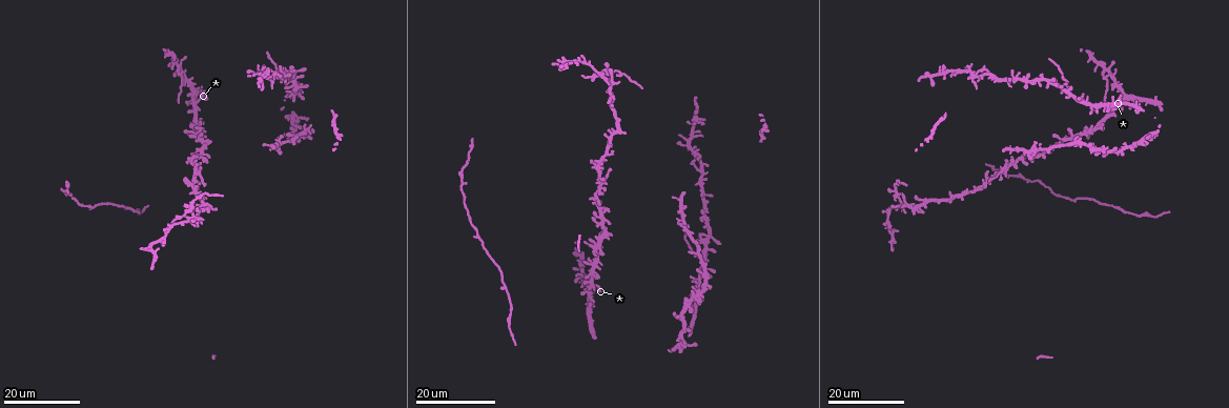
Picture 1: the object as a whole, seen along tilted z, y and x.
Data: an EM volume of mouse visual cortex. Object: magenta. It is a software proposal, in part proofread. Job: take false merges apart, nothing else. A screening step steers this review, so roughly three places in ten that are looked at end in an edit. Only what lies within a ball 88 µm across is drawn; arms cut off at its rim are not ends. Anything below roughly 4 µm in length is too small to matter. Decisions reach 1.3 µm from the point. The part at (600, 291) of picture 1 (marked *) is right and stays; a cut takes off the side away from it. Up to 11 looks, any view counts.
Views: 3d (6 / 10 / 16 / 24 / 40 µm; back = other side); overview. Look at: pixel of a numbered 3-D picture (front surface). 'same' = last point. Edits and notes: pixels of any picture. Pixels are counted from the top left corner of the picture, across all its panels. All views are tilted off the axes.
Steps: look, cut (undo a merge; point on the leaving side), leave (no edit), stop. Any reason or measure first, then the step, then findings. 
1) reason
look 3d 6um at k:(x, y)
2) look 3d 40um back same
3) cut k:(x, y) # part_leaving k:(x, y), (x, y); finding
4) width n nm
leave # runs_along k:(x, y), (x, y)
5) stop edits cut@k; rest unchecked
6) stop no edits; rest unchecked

look 3d 24um at 1:(181, 74)

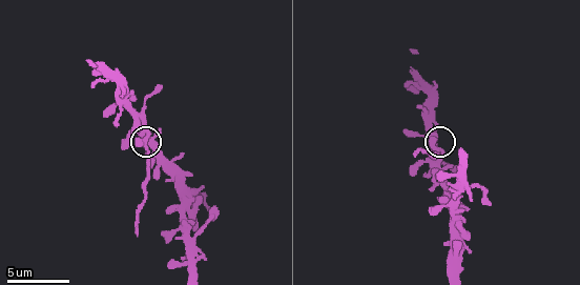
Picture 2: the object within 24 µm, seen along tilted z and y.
look 3d 10um at 2:(433, 148)

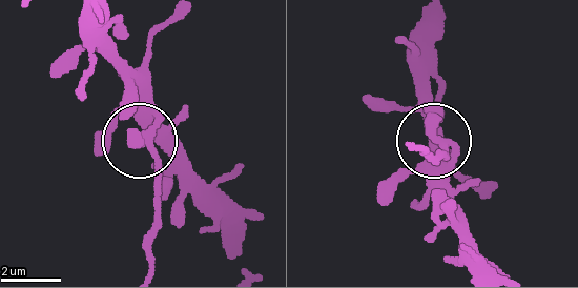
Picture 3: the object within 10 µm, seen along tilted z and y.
arms 3
cut 3:(445, 157) # part_leaving 3:(153, 142), (152, 268); a second cell is stuck on

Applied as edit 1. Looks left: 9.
look overview

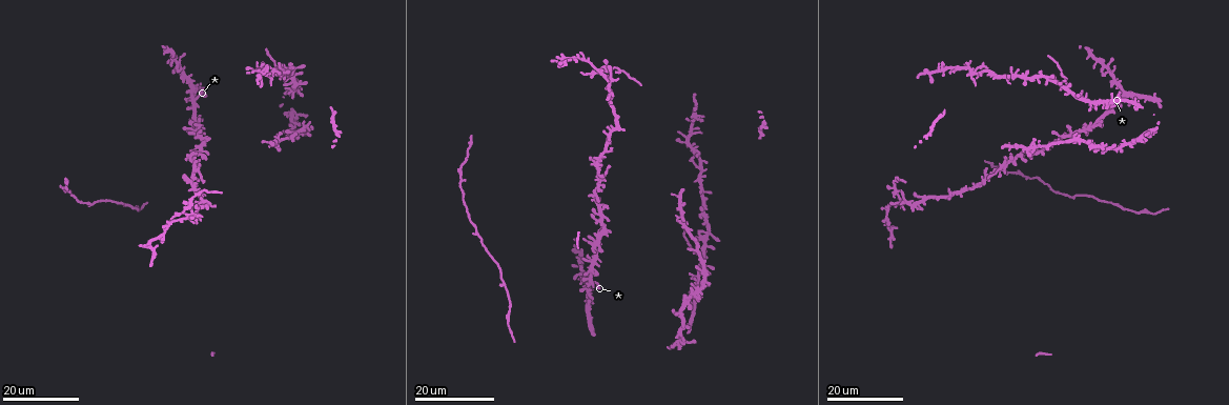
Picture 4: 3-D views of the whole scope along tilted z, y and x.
four or more arms meet
look 3d 16um at 4:(194, 170)

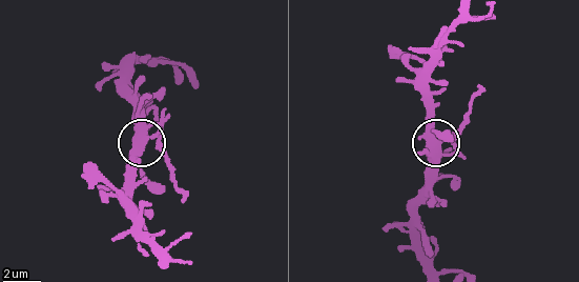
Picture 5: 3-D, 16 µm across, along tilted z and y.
look 3d 10um at 5:(439, 142)

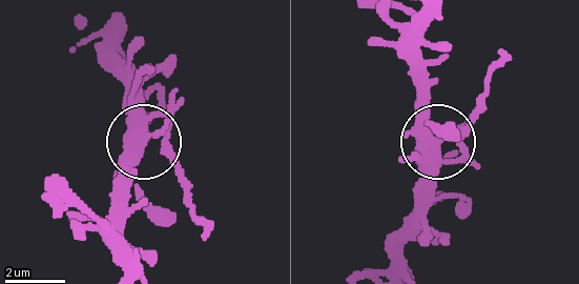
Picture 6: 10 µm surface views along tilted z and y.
cut 6:(165, 153) # part_leaving 6:(446, 163), (461, 151), (461, 129), (498, 49); two cells meet here

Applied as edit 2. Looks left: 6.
redraw
look overview

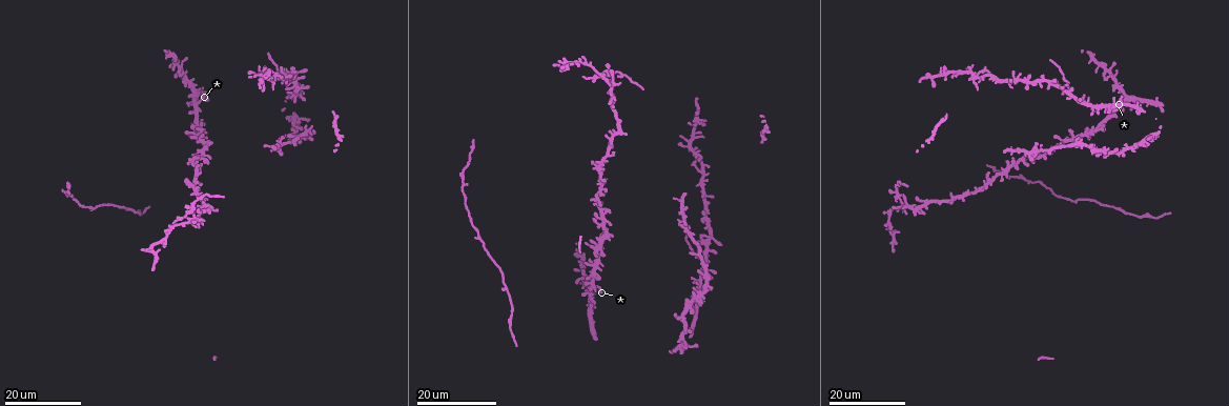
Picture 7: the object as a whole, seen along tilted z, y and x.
four or more arms meet
look 3d 24um at 7:(958, 73)

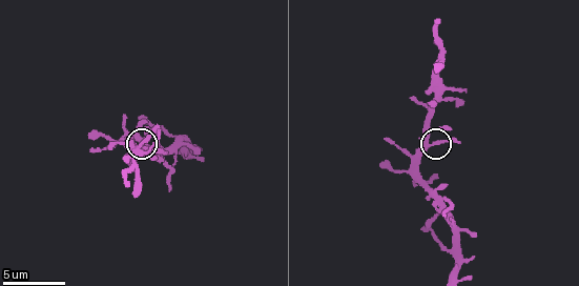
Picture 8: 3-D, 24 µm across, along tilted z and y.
look 3d 6um at 8:(429, 146)

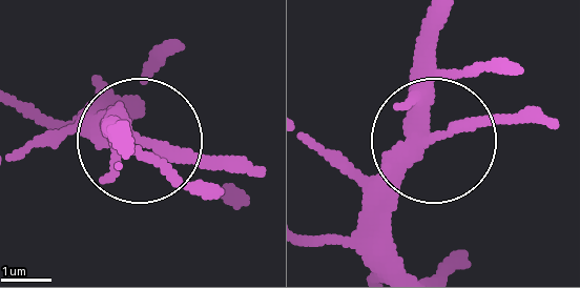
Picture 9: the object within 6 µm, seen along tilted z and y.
side_arm 32 um
leave # runs_along 9:(405, 268), (392, 193), (429, 144), (499, 122), (557, 123); all the same cell

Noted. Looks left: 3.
three arms meet
look 3d 16um at 7:(964, 200)

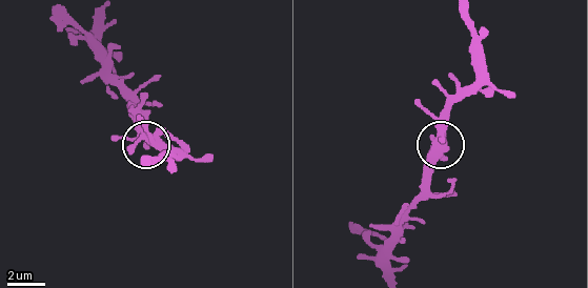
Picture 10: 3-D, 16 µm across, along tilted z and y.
look 3d 10um at 10:(442, 137)

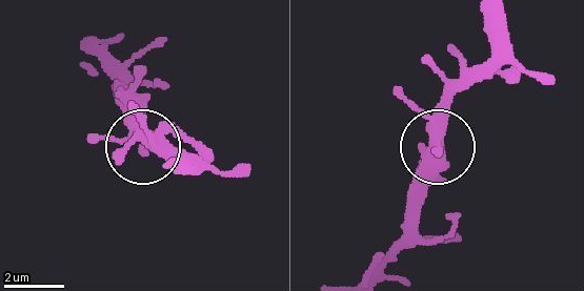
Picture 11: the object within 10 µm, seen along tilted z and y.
width 300 nm
leave # runs_along 11:(383, 271), (409, 230), (419, 171), (440, 145), (442, 79); continuous, no second cell

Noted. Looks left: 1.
stop edits cut@3, cut@6; rest unchecked

